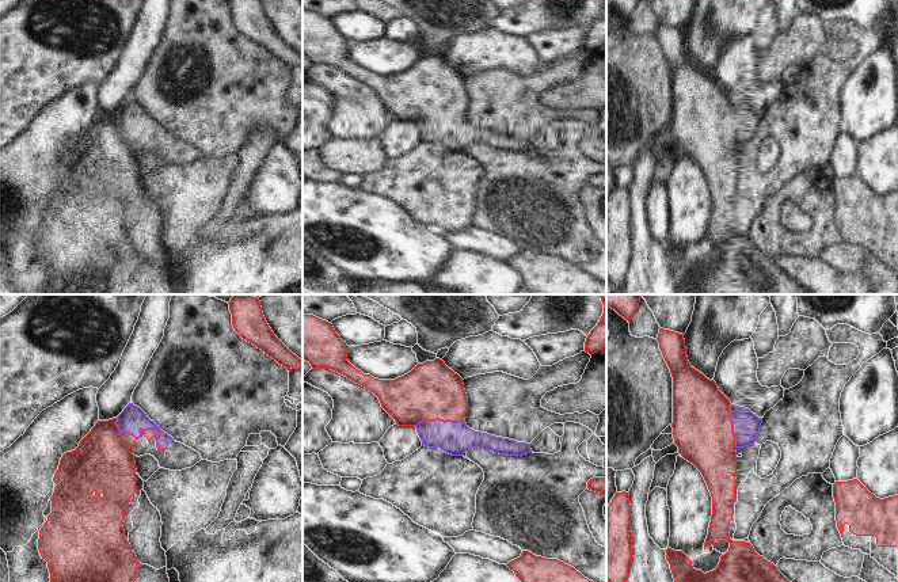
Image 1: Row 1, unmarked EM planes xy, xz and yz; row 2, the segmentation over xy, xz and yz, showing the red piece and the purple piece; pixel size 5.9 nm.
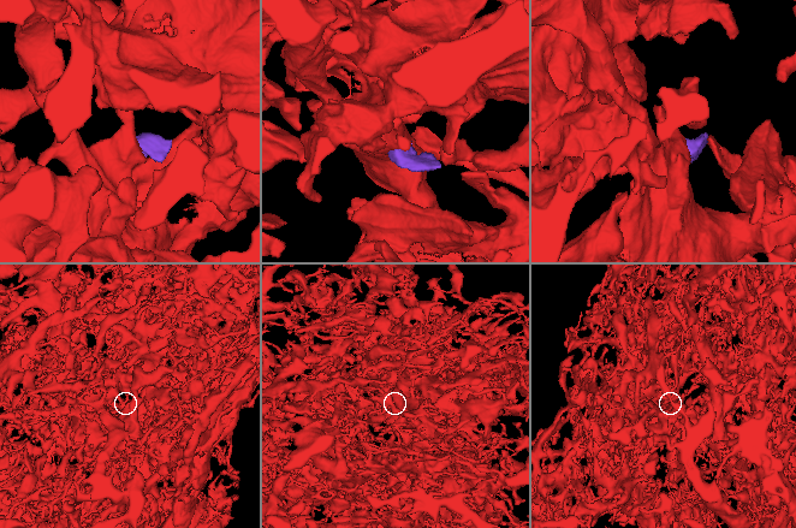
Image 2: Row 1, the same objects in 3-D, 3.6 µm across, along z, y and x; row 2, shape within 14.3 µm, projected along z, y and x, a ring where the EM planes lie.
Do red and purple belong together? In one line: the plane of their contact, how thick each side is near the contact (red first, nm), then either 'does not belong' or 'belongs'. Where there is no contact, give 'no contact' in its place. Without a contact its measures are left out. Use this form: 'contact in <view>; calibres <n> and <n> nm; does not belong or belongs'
contact in xy; calibres 360 and 150 nm; belongs

